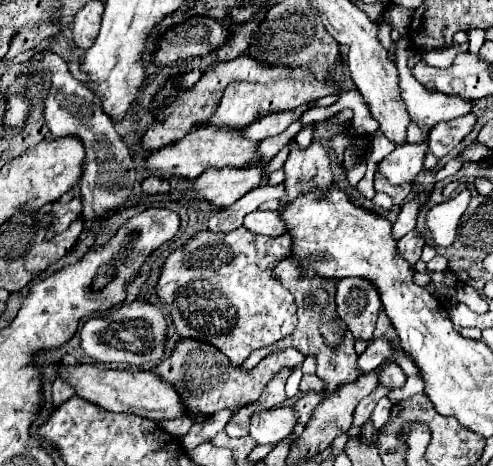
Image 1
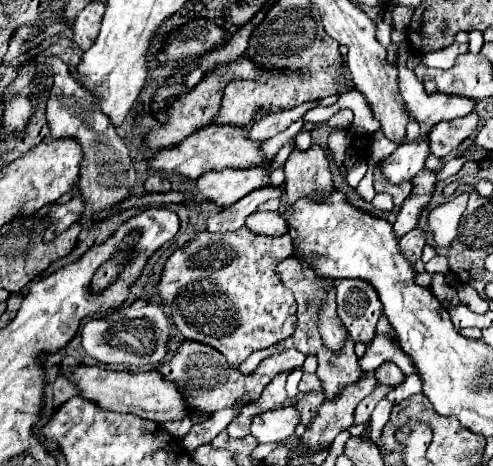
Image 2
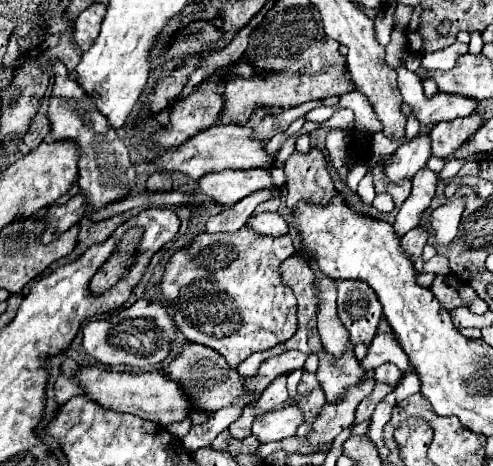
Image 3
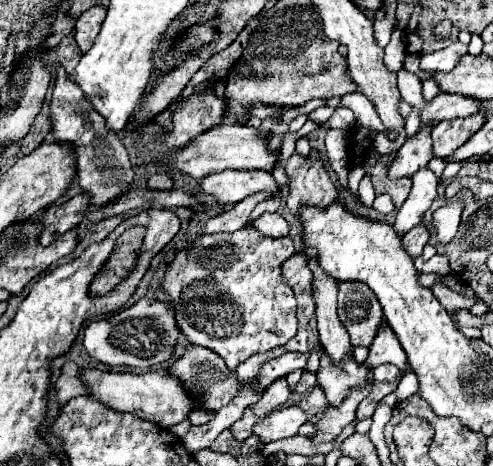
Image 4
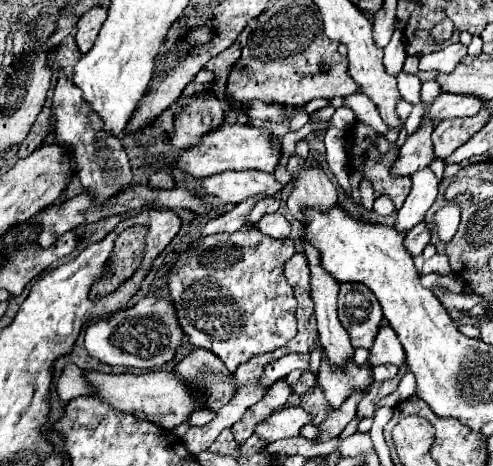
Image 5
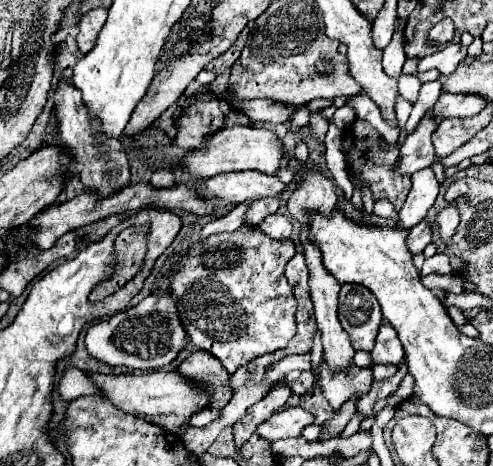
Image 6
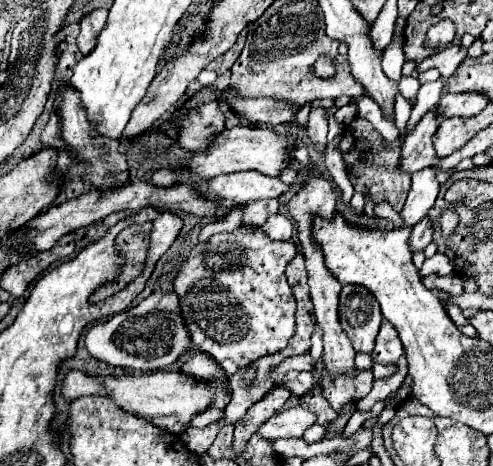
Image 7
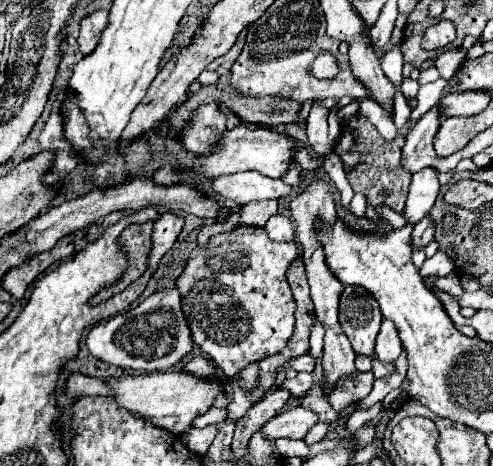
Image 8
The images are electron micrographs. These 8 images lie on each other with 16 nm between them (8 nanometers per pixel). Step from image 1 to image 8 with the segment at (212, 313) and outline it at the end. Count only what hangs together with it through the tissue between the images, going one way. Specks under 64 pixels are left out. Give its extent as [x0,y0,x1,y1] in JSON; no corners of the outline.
[176,226,298,378]

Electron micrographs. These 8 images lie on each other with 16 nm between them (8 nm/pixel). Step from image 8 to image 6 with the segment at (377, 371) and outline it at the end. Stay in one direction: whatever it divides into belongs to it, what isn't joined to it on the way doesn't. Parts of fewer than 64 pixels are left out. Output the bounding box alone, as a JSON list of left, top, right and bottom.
[371,364,398,381]

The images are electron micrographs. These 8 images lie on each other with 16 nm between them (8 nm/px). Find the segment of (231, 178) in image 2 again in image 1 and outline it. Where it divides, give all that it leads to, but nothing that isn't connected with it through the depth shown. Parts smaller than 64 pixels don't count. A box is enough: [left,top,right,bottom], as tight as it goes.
[194,168,264,208]

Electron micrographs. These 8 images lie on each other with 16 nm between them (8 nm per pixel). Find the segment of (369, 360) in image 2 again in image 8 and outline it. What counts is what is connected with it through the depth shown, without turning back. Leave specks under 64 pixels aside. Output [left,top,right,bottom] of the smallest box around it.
[372,320,402,362]

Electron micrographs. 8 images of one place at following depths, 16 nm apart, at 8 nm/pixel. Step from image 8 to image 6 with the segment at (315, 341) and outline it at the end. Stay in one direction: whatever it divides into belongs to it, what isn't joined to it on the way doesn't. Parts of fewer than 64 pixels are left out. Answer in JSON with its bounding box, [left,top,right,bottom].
[310,332,322,370]

